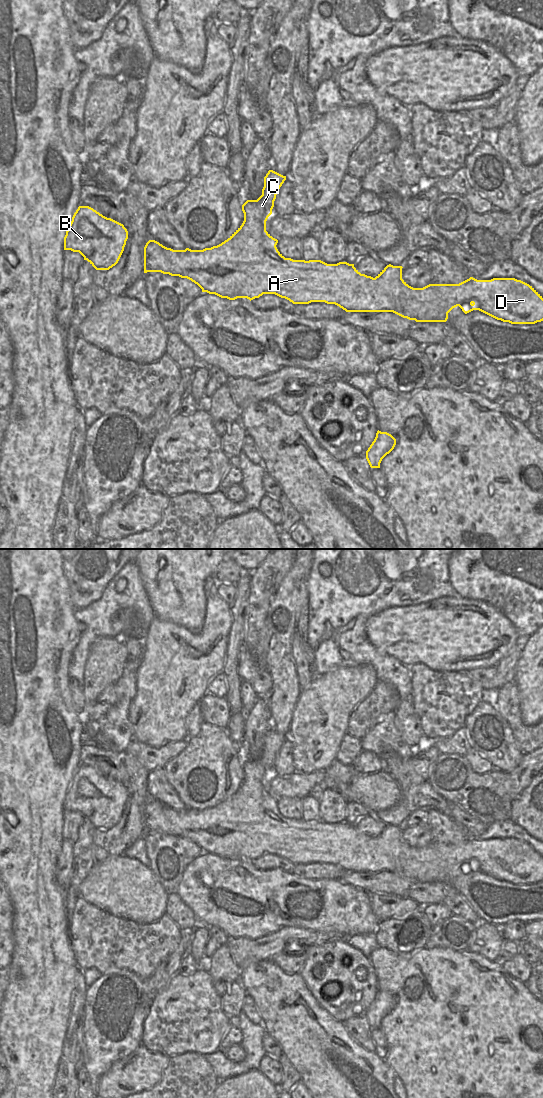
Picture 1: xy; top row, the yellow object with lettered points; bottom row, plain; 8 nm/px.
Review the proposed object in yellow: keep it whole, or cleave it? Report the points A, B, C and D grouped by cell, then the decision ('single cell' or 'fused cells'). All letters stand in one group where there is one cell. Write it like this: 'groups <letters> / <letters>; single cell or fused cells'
groups A B C D; single cell

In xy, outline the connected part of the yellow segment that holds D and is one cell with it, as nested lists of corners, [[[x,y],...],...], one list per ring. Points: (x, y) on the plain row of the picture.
[[[273,730],[264,737],[262,755],[257,760],[247,760],[242,765],[244,781],[242,785],[224,802],[203,810],[173,810],[155,800],[149,800],[144,807],[144,833],[161,832],[171,836],[187,838],[197,844],[202,852],[215,854],[221,858],[235,860],[247,858],[250,861],[263,854],[275,854],[293,864],[325,862],[335,864],[346,872],[393,872],[403,878],[416,882],[446,882],[448,873],[459,866],[467,874],[479,870],[497,880],[511,884],[535,884],[543,881],[543,858],[529,844],[515,838],[493,838],[477,840],[473,837],[459,844],[429,844],[423,848],[413,848],[402,839],[402,826],[387,825],[375,838],[361,834],[354,824],[339,822],[327,824],[321,820],[293,820],[285,818],[277,809],[278,800],[266,791],[266,781],[272,774],[276,755],[286,740]]]

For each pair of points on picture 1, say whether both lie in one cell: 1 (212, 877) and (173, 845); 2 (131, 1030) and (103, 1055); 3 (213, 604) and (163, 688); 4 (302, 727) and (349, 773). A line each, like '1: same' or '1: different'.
1: different
2: same
3: same
4: different

